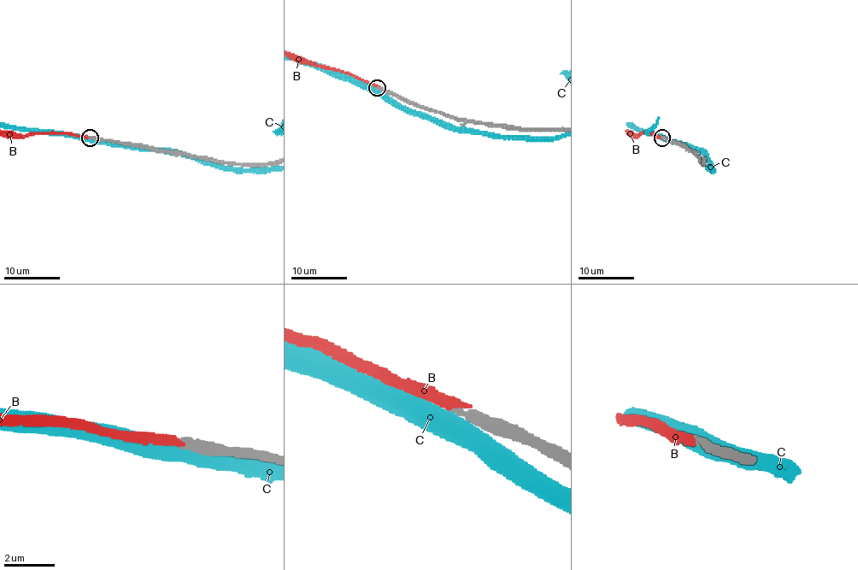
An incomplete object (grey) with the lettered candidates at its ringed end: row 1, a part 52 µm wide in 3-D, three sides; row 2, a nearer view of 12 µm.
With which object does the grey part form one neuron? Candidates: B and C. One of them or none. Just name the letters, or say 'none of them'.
B

